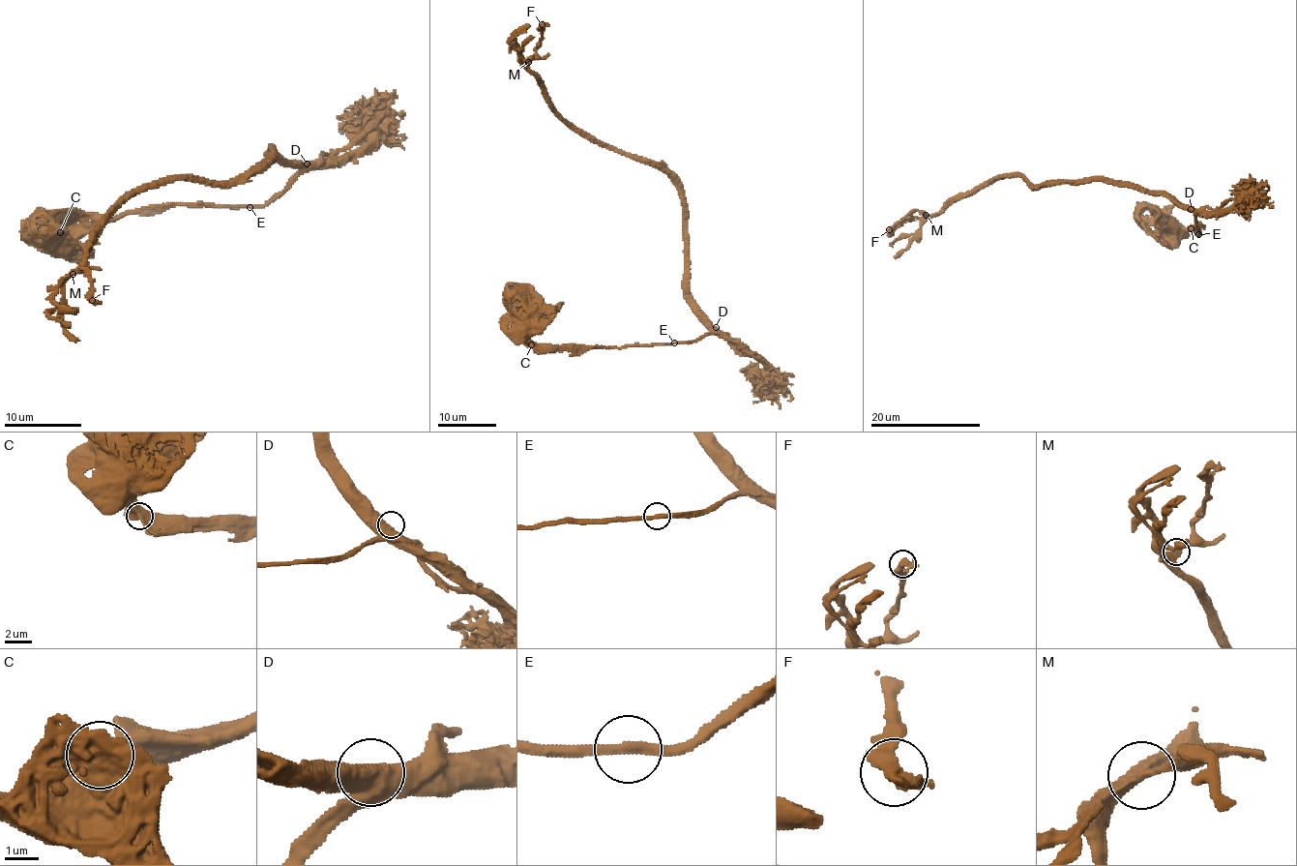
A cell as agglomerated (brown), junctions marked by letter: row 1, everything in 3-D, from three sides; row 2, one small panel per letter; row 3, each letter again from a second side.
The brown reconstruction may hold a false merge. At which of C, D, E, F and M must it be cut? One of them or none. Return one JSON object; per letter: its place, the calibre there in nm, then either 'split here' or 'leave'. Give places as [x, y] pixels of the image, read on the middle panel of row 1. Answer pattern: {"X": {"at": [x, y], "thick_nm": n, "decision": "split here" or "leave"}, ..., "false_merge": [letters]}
{"C": {"at": [531, 344], "thick_nm": 650, "decision": "leave"}, "D": {"at": [716, 327], "thick_nm": 550, "decision": "leave"}, "E": {"at": [674, 343], "thick_nm": 300, "decision": "leave"}, "F": {"at": [542, 24], "thick_nm": 600, "decision": "leave"}, "M": {"at": [528, 62], "thick_nm": 320, "decision": "leave"}, "false_merge": []}

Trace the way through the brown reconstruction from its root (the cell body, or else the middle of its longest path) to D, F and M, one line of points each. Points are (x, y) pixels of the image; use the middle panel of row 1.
D: (533, 318), (534, 329), (530, 339), (534, 343), (581, 347), (696, 342), (716, 327)
F: (533, 318), (530, 339), (558, 346), (712, 330), (689, 291), (684, 191), (556, 110), (528, 66), (542, 24)
M: (533, 318), (530, 339), (558, 346), (688, 343), (712, 330), (689, 291), (684, 191), (584, 137), (528, 61)

